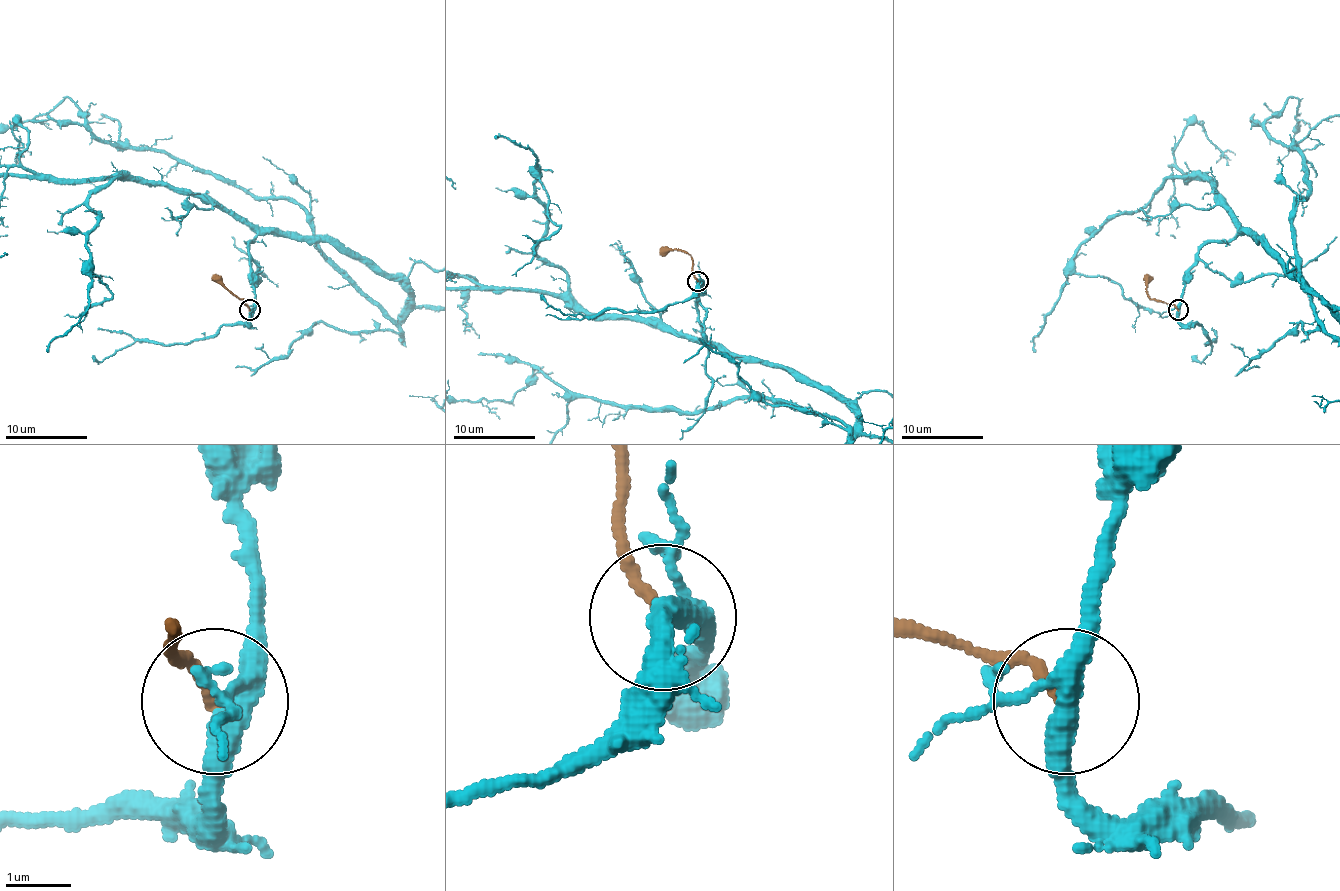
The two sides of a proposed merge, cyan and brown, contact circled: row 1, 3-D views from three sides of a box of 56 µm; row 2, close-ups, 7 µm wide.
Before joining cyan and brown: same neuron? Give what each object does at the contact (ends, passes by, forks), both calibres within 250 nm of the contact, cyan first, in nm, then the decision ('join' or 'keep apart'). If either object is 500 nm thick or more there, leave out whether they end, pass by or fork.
cyan forks; brown ends; calibres 320 and 160 nm; keep apart

